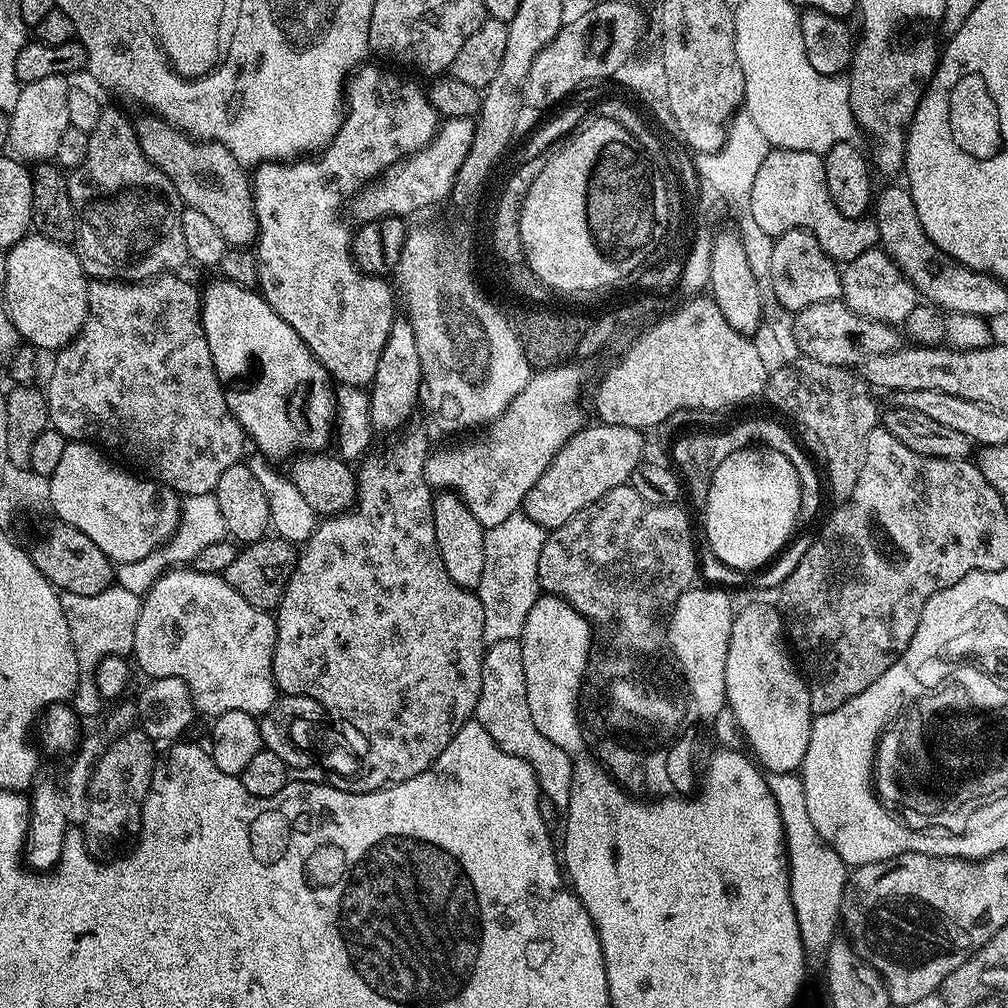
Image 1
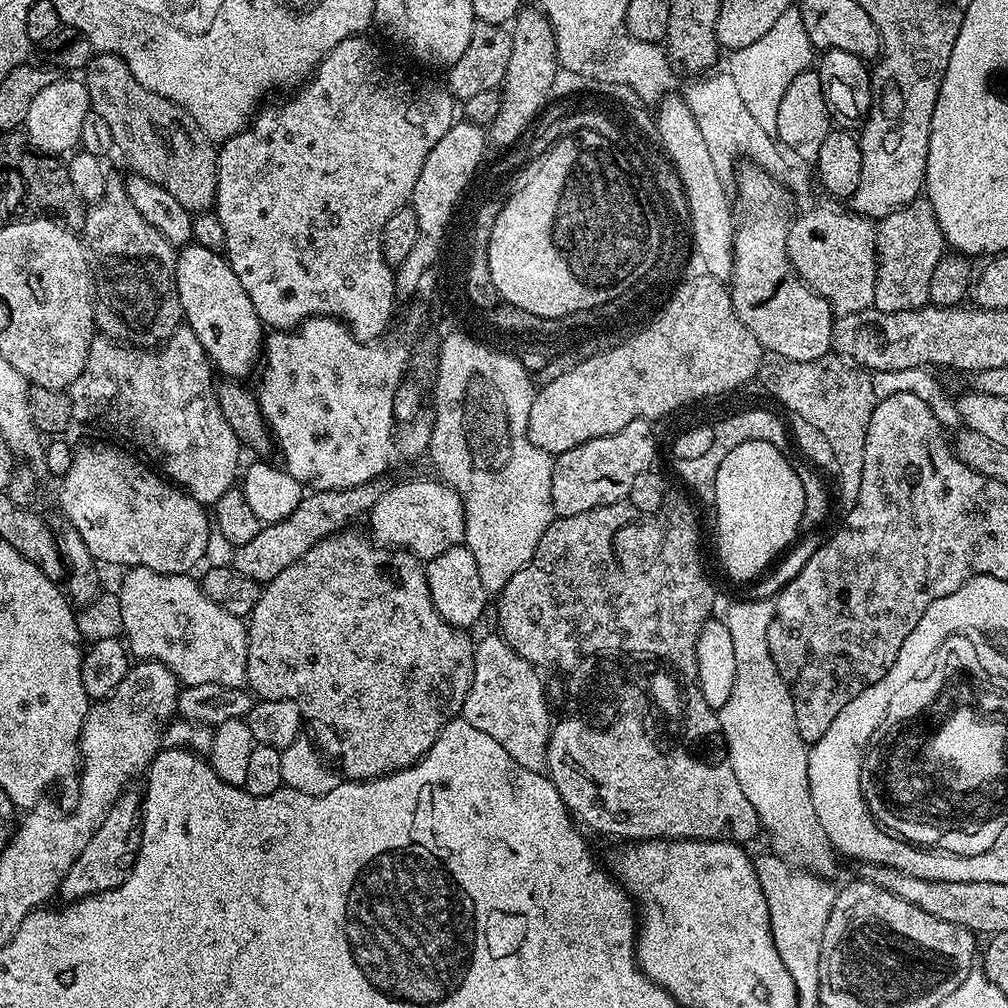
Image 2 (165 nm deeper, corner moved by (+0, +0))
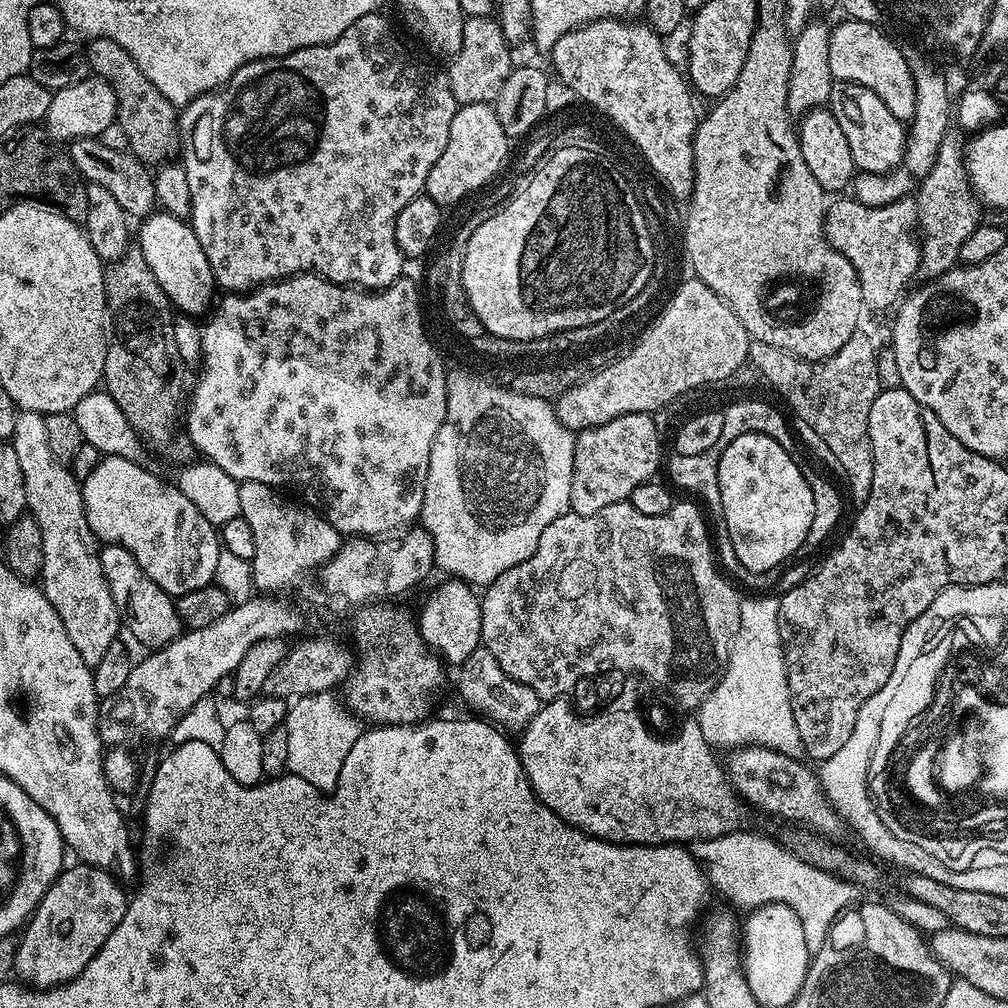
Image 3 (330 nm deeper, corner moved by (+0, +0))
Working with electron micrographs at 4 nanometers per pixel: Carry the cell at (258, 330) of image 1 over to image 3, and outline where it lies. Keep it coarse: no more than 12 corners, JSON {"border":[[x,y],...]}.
{"border":[[157,210],[138,251],[173,309],[214,304],[206,250],[187,219]]}

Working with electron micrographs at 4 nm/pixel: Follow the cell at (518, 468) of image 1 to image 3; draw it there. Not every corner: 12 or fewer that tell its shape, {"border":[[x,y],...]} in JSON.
{"border":[[423,526],[345,539],[318,570],[336,600],[396,598],[434,572]]}

